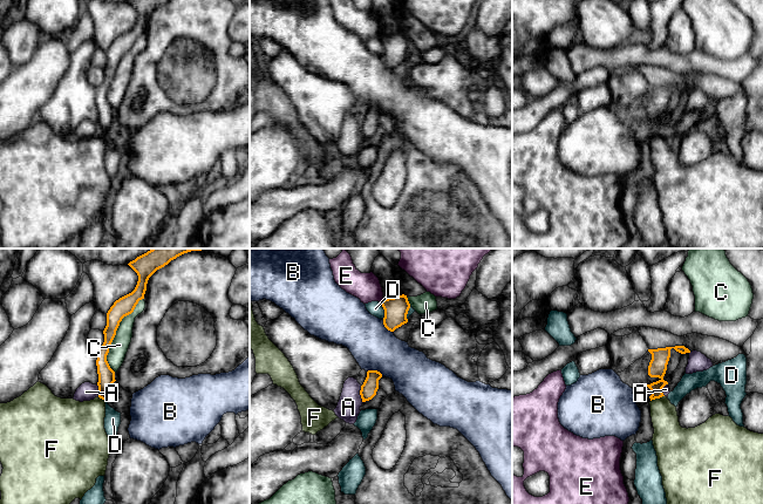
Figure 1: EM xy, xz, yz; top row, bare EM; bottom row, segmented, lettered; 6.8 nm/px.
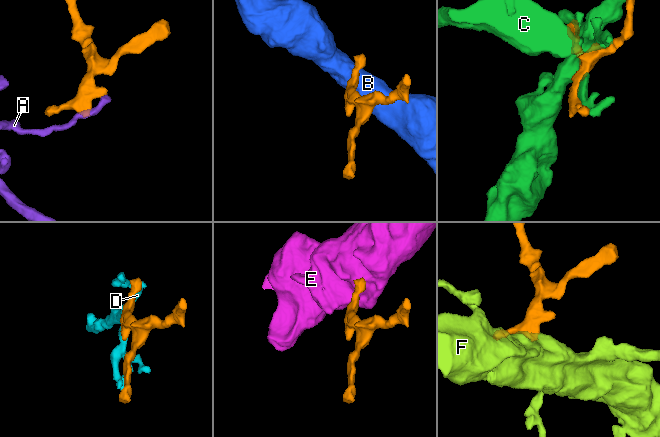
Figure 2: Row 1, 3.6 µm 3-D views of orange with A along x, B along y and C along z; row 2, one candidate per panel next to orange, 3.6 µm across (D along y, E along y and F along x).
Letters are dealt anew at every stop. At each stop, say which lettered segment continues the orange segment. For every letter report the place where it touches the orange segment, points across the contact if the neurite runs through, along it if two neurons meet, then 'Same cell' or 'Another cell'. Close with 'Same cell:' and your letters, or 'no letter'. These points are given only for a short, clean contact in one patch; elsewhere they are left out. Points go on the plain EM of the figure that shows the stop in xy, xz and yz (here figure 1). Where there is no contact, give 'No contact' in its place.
A: Touches orange at xz (360, 131). Another cell
B: Touches orange at xz (375, 108). Boundary: xz (367, 108), (377, 108), (382, 113). Another cell
C: Touches orange at xy (115, 70). Another cell
D: Touches orange at xz (385, 48). Another cell
E: Touches orange at xz (382, 38). Boundary: xz (385, 36), (380, 39). Another cell
F: Touches orange at yz (656, 135). Path across: yz (658, 103), (661, 120), (656, 135), (667, 168). Same cell
Same cell: F

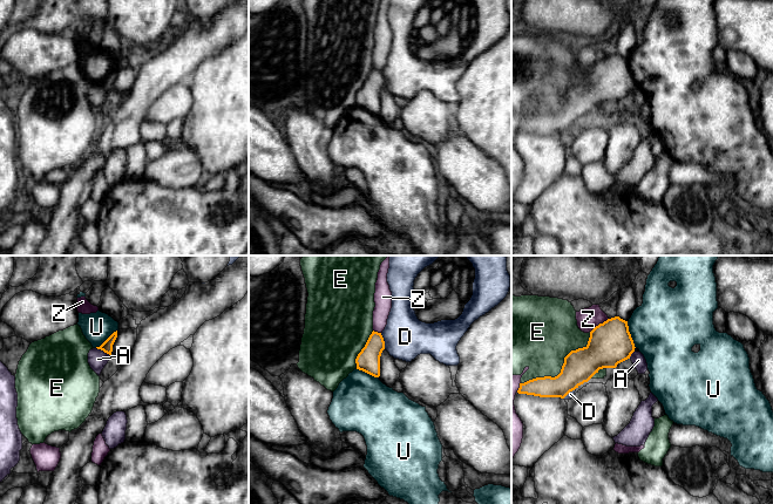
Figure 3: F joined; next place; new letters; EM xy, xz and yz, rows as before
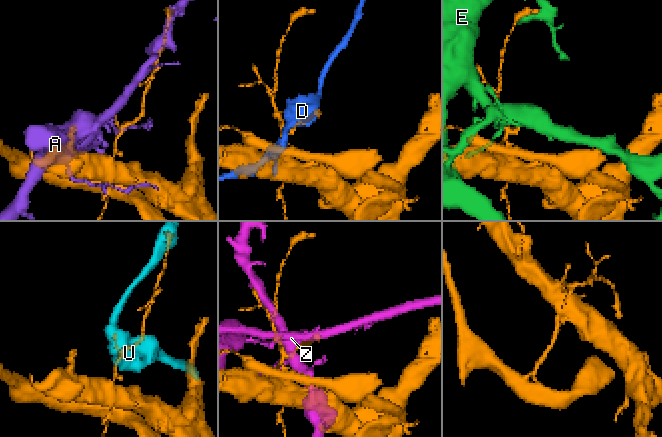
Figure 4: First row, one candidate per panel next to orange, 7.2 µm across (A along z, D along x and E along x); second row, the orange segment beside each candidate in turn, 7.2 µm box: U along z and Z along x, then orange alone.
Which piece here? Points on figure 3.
A: Touches orange at xy (103, 88). Another cell
D: Touches orange at xz (384, 79). Another cell
E: Touches orange at yz (562, 104). Another cell
U: Touches orange at yz (630, 72). Boundary: yz (626, 59), (630, 74), (636, 84). Another cell
Z: Touches orange at yz (599, 61). Another cell
Same cell: no letter

